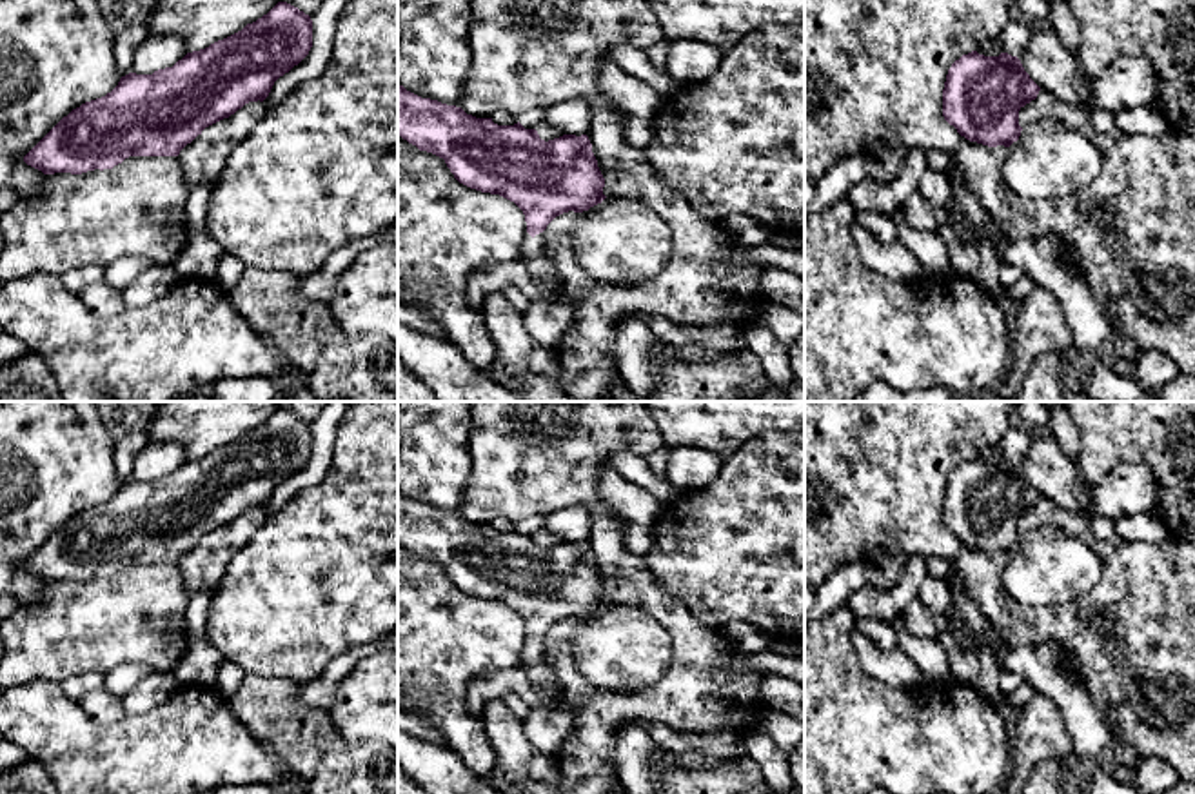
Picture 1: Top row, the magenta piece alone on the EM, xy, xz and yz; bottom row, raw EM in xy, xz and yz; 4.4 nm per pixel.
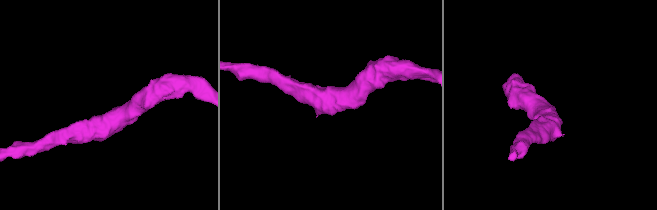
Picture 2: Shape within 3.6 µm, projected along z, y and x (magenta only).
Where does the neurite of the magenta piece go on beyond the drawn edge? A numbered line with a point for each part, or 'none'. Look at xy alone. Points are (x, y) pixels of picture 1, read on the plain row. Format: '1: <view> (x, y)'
none

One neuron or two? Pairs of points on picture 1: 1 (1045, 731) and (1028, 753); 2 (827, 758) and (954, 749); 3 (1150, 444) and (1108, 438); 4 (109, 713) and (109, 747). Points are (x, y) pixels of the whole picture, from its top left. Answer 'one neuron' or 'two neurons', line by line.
1: one neuron
2: one neuron
3: one neuron
4: two neurons

